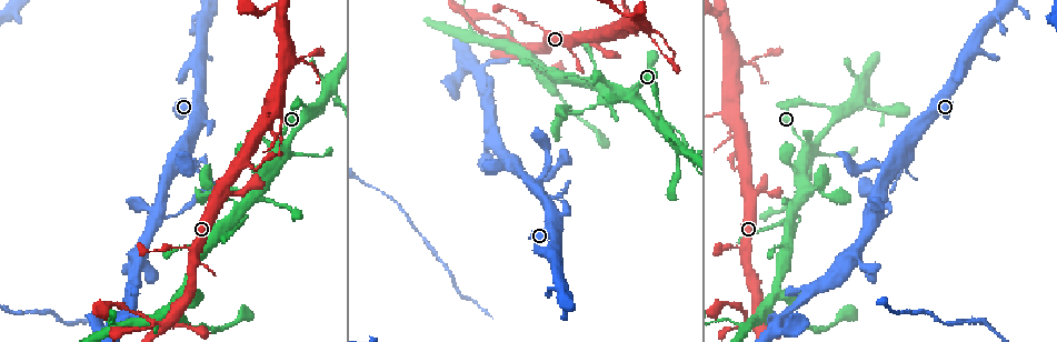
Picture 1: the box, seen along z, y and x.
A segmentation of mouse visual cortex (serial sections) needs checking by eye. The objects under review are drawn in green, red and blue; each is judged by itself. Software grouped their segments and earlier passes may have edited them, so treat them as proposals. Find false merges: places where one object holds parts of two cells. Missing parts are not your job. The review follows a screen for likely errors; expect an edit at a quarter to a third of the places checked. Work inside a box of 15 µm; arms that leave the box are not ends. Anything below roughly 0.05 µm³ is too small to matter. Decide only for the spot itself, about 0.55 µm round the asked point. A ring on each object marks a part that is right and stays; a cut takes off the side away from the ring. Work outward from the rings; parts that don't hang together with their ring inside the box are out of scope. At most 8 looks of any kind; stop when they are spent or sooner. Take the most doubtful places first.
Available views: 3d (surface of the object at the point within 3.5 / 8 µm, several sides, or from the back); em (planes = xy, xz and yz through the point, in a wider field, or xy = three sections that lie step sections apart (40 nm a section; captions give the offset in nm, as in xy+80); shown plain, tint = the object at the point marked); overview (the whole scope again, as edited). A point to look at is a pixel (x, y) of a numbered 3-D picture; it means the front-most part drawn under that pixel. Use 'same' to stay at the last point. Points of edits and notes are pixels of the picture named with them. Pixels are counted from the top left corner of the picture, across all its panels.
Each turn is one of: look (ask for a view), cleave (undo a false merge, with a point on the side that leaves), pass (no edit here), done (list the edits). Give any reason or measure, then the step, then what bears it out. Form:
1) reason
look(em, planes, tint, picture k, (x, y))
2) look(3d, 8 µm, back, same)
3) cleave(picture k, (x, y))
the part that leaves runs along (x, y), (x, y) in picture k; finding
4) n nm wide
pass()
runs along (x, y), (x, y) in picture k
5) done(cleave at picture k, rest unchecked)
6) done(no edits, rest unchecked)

sharp bend
look(3d, 3.5 µm, picture 1, (556, 199))

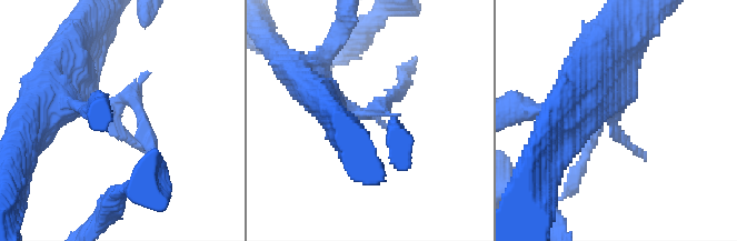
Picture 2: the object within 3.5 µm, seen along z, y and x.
now the EM
look(em, xy, step 1, tint, picture 2, (116, 102))

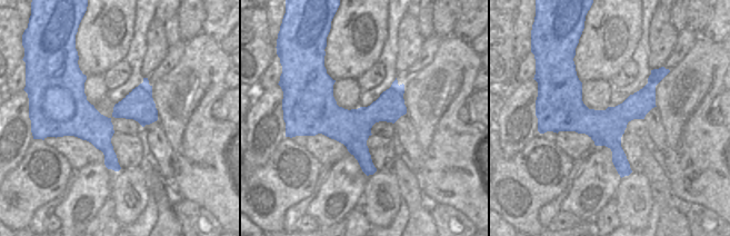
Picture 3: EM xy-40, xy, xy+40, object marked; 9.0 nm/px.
cleave(picture 2, (143, 128))
the part that leaves runs along (365, 116), (395, 96), (405, 76) in picture 2; a second cell is stuck on

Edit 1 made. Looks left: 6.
thin arm on a thick one
look(3d, 3.5 µm, picture 1, (254, 191))

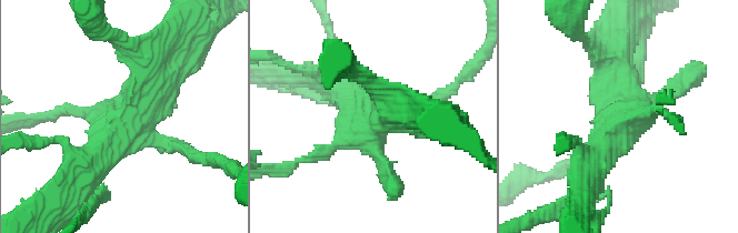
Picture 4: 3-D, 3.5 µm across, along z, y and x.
look(em, xy, step 3, tint, picture 4, (130, 116))

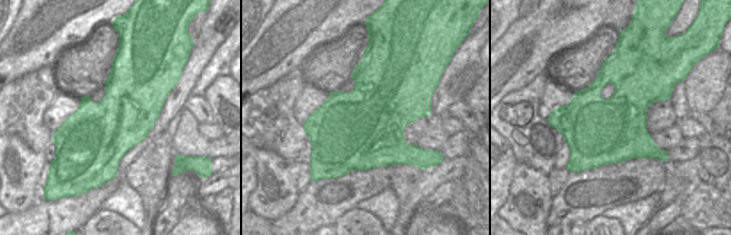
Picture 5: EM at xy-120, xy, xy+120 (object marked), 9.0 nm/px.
pass()
runs along (157, 49), (142, 103), (81, 171) in picture 4; one cell here

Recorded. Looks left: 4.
arms part here
look(3d, 8 µm, back, picture 1, (746, 126))

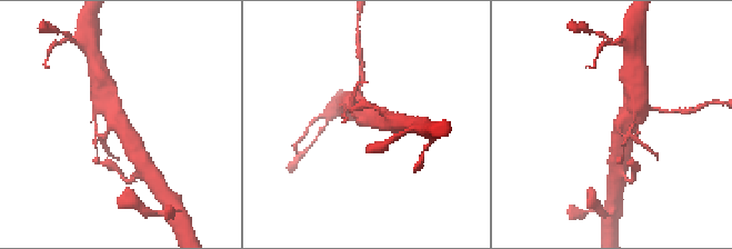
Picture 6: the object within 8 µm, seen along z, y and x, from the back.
3 arms; arms of 150, 600, 600 nm; now the EM
look(em, xy, step 2, tint, picture 6, (361, 121))

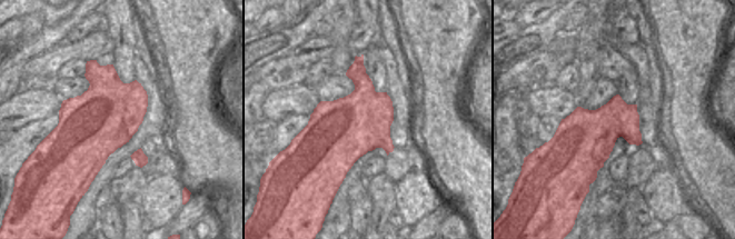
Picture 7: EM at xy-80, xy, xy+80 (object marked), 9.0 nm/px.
cleave(picture 6, (104, 146))
the part that leaves runs along (622, 135), (633, 137), (657, 155) in picture 6; a second cell is stuck on

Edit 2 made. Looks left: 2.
done(cleave at picture 2, cleave at picture 6, rest unchecked)

